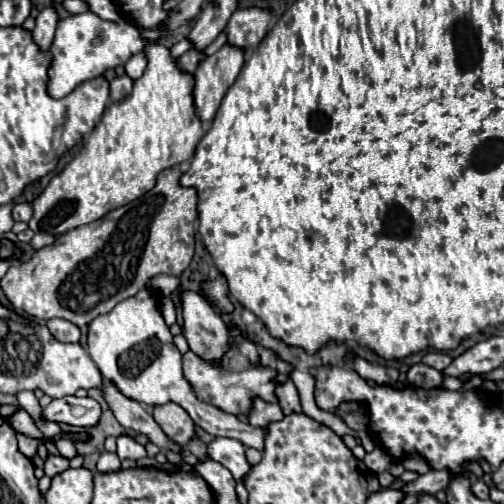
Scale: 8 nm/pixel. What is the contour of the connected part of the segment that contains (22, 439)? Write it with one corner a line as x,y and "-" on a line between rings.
17,435
17,439
19,439
19,451
21,451
21,453
25,453
27,457
33,457
33,455
35,455
35,451
37,451
39,441
29,439
29,437
25,437
25,435

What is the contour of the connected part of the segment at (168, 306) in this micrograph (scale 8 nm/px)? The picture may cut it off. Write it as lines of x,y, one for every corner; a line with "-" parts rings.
161,297
159,303
161,303
159,309
161,309
161,315
163,315
165,323
167,323
167,325
173,325
173,323
175,323
175,307
173,307
171,299
169,299
169,297

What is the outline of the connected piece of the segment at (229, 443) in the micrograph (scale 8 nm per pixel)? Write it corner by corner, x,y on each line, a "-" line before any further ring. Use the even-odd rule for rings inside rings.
217,437
213,443
209,443
209,459
225,465
237,483
243,483
247,471
251,471
251,465
245,459
245,445
237,439

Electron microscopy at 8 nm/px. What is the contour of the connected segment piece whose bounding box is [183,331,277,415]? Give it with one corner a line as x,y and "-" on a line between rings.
231,331
231,341
233,341
231,349
223,357
221,367
211,367
209,363
199,359
191,351
183,355
183,373
185,373
185,379
191,383
191,387
195,389
197,397
227,413
233,413
233,415
249,413
255,397
263,397
265,401
271,401
271,403
277,401
273,395
273,387
275,387
273,379
275,379
277,371
257,365
257,361
259,361
257,347
247,337
239,335
237,331

